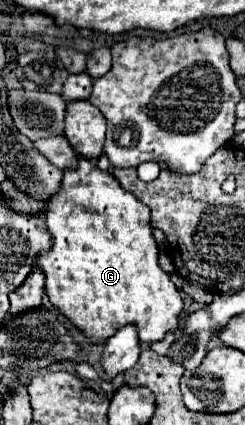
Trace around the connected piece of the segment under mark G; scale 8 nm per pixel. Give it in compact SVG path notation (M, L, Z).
M80 158L78 170L64 172L62 188L48 204L46 224L54 236L54 246L36 260L46 276L46 294L50 304L90 338L90 344L102 344L126 324L138 328L138 338L144 346L164 340L168 332L180 328L178 316L184 302L178 288L170 282L170 276L158 266L158 246L152 236L150 210L142 206L134 194L122 190L110 172L102 172L92 160Z

